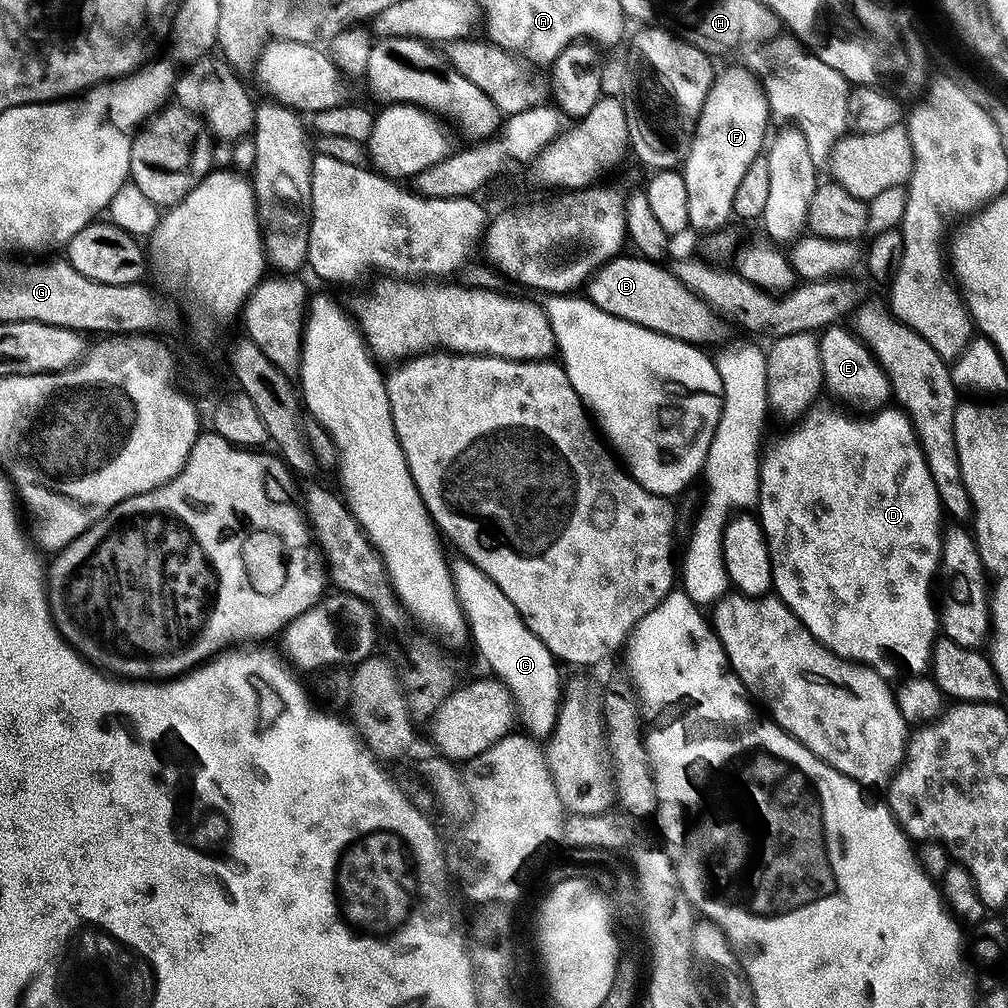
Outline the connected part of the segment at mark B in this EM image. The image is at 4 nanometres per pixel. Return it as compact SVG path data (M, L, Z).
M636 254L628 255L617 256L592 275L586 285L586 296L594 306L606 310L606 314L614 318L634 322L687 344L709 346L723 338L724 320L721 313L691 292L671 270L663 268L663 263L645 260Z

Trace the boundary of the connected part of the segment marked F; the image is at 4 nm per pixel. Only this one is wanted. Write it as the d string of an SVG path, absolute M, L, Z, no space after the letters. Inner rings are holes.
M728 68L724 73L721 71L715 77L705 105L702 106L701 116L697 118L696 130L689 143L689 154L682 165L686 196L690 198L688 223L693 229L697 228L697 233L723 229L727 225L724 223L733 219L734 194L738 190L738 185L742 183L746 170L750 170L750 164L765 151L766 141L770 136L768 126L770 127L768 102L761 77L756 77L748 68Z

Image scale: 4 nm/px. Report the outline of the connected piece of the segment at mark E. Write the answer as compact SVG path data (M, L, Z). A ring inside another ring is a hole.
M842 326L826 327L818 336L824 388L832 391L841 400L839 401L841 405L849 404L849 406L844 405L849 409L859 410L864 414L878 412L893 399L888 375L876 361L876 355L857 338L851 327L840 327Z

